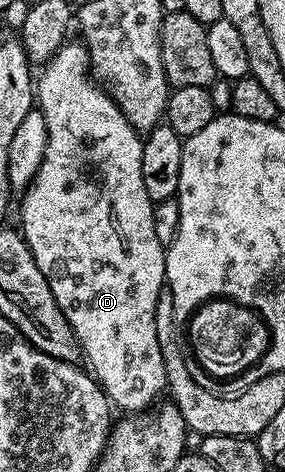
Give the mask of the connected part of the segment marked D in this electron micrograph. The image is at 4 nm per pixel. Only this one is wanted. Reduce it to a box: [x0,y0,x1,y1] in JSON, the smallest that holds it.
[20,42,166,413]

